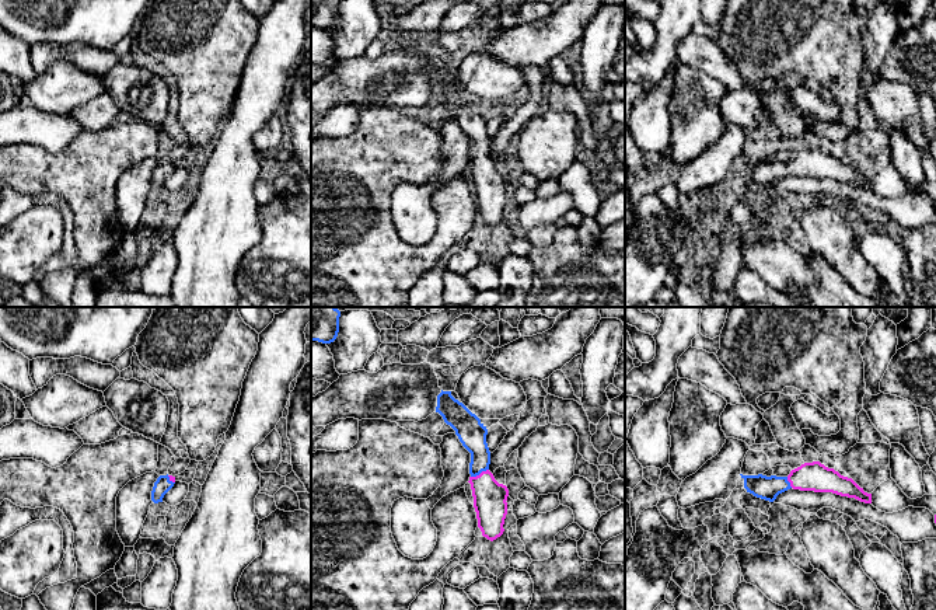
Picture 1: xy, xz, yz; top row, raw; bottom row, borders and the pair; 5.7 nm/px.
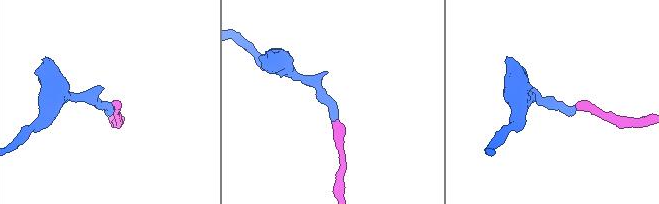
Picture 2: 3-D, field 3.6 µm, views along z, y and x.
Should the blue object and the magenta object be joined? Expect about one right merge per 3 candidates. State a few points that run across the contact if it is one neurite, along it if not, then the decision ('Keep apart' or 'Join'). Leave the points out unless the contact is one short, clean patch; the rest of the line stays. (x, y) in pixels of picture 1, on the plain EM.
Line: xz (472, 119), (479, 136), (479, 159), (489, 182). Join

